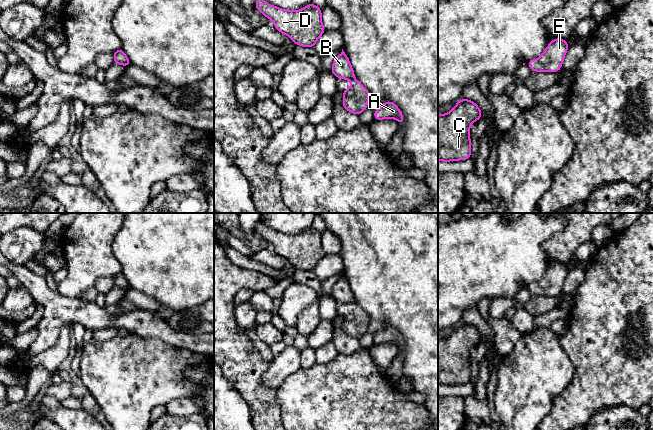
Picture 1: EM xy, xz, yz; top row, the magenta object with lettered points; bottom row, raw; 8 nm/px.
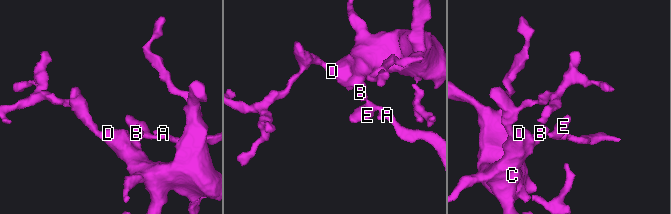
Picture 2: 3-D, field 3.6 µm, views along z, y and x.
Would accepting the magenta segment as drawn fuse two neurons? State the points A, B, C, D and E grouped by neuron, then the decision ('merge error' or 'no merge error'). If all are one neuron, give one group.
groups A E / B C D; merge error

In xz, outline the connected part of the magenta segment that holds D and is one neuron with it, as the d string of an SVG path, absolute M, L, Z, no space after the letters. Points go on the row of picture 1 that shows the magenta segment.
M257 0L255 9L259 9L265 17L271 19L275 29L289 36L295 45L314 47L326 30L322 25L322 9L313 3L292 11L272 6L264 0Z

